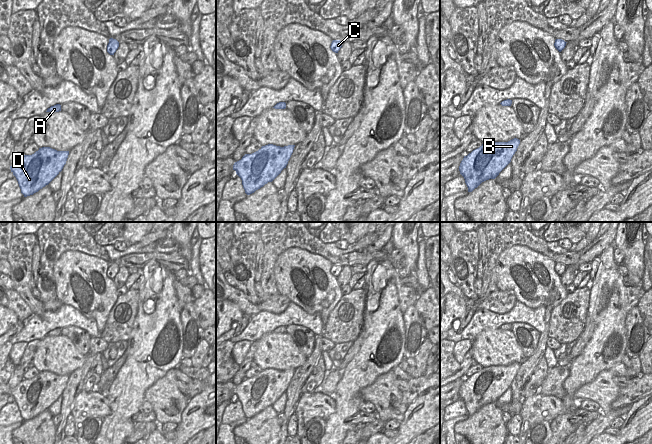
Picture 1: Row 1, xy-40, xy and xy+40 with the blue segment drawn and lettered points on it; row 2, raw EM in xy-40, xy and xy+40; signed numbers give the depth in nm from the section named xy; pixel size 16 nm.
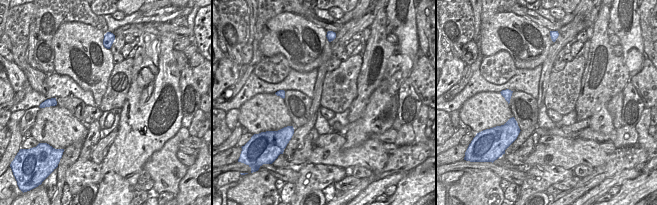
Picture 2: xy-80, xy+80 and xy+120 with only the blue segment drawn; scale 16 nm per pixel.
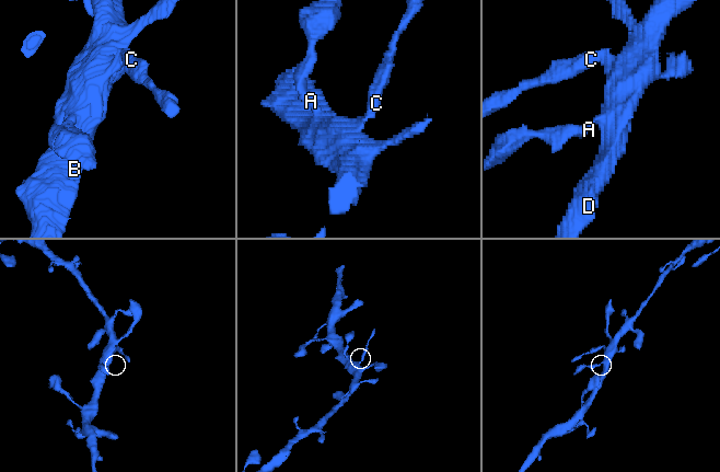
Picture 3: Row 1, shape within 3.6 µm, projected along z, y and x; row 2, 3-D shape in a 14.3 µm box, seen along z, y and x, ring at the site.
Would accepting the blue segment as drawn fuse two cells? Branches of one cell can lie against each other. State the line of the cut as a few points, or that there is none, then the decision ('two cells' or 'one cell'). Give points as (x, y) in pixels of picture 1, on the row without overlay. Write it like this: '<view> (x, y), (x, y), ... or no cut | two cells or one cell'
no cut | one cell

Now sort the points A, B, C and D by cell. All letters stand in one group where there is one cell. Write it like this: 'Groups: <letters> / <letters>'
Groups: A B C D.

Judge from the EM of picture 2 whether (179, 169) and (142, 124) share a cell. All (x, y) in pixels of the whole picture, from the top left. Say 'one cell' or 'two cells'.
two cells

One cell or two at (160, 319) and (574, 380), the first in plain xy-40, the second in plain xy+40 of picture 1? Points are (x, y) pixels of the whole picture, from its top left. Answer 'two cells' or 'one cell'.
one cell

